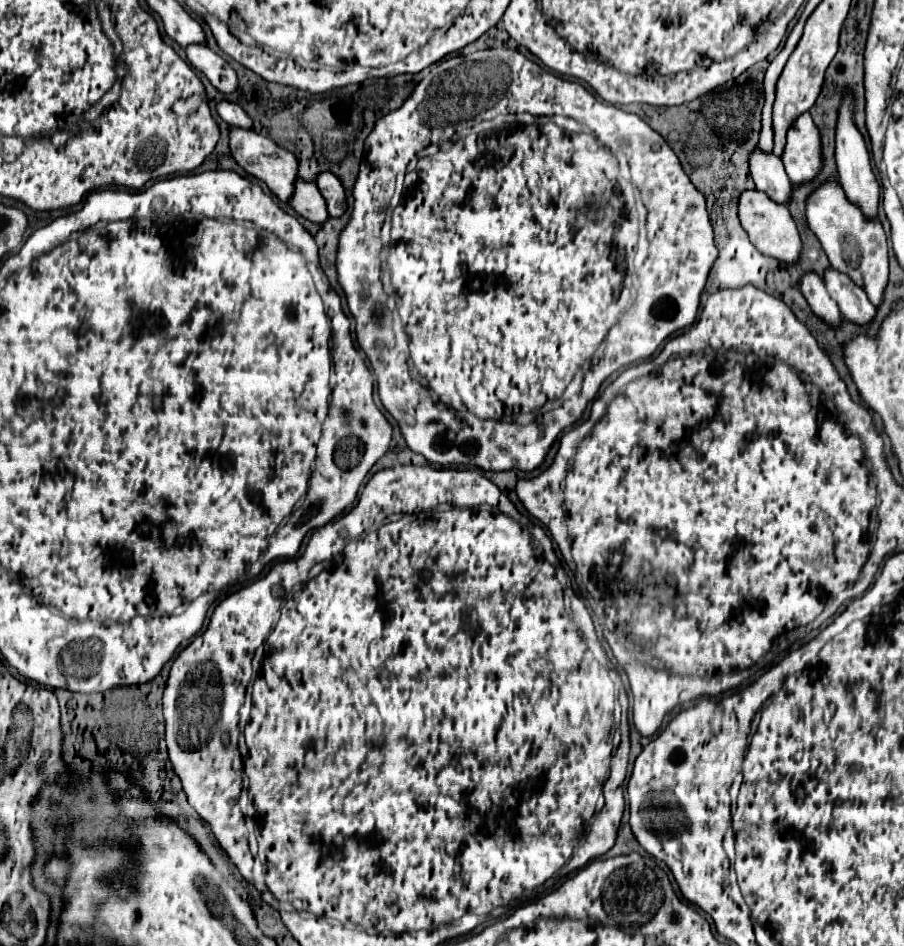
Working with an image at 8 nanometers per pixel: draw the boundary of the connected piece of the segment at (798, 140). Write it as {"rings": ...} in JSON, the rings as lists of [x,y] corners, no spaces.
{"rings":[[[804,112],[788,130],[782,152],[788,178],[794,184],[812,180],[820,170],[820,136],[808,112]]]}

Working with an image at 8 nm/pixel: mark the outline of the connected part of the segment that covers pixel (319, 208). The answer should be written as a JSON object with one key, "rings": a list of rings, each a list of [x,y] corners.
{"rings":[[[298,178],[294,182],[294,192],[288,200],[288,206],[294,208],[300,216],[308,218],[310,222],[322,222],[328,220],[326,212],[326,202],[322,200],[322,194],[318,192],[314,182],[306,182]]]}

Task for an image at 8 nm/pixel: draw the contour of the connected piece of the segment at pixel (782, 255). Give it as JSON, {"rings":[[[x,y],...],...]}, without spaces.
{"rings":[[[744,190],[740,194],[740,200],[738,200],[738,218],[740,218],[740,224],[742,228],[746,230],[750,242],[766,256],[774,256],[782,262],[796,262],[798,256],[800,256],[800,236],[798,236],[798,230],[796,230],[796,224],[788,212],[788,208],[784,204],[778,204],[774,202],[772,198],[768,198],[764,192],[760,190]]]}

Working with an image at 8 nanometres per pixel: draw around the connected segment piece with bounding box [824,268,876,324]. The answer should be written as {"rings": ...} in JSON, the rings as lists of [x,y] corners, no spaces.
{"rings":[[[826,268],[824,284],[826,284],[828,294],[838,304],[844,318],[848,318],[856,324],[866,324],[874,318],[874,314],[876,314],[874,304],[868,300],[866,292],[860,286],[856,286],[846,274],[842,274],[834,268]]]}

